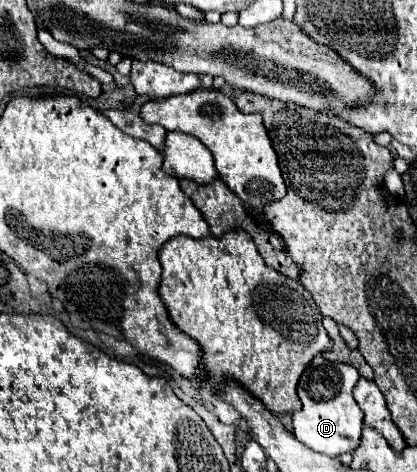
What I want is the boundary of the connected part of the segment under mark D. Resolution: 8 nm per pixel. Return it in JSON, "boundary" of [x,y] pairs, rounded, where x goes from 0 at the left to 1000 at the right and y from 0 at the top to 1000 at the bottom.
{"boundary":[[[770,750],[746,763],[717,809],[717,847],[727,864],[703,877],[703,919],[717,936],[784,966],[847,958],[866,932],[871,873],[847,847],[847,822],[861,805],[851,775],[784,767]]]}

